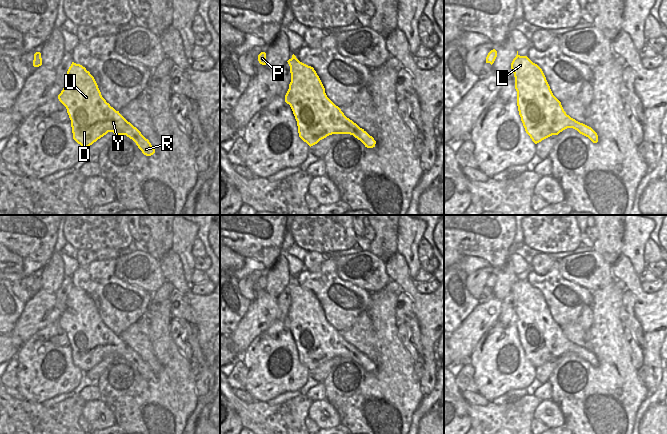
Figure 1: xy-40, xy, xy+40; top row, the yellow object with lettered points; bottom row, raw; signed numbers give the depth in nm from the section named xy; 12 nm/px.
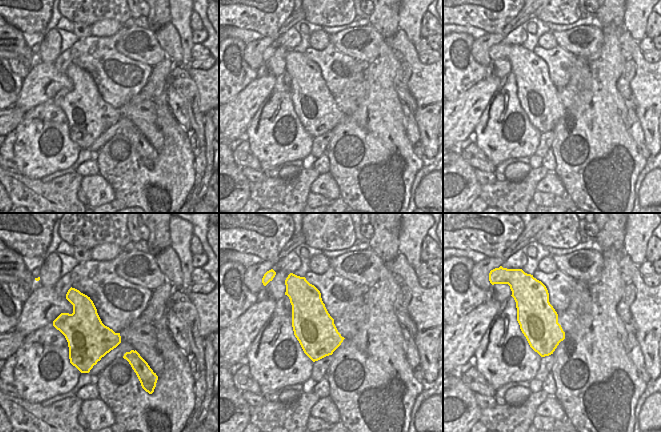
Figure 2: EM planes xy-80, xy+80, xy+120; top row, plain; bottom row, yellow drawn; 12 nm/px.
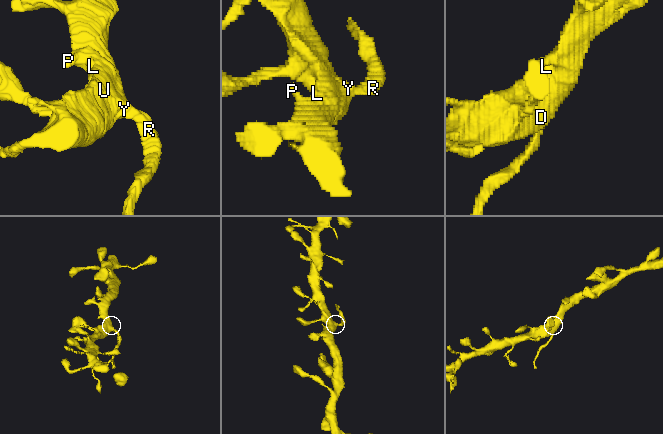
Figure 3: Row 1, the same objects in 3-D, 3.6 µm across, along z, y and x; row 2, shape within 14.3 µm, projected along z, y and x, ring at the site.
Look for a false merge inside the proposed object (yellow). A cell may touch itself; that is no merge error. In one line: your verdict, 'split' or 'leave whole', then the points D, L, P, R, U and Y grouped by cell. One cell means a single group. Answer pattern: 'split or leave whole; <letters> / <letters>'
split; D L P U Y / R

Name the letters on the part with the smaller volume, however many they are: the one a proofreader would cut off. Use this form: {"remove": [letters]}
{"remove": ["R"]}

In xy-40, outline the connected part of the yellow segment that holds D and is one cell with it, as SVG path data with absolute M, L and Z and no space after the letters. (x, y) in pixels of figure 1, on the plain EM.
M72 286L67 295L66 309L58 319L58 323L67 333L67 337L71 344L73 363L84 373L87 373L90 369L106 359L108 356L113 356L115 359L126 359L128 361L131 356L130 352L134 351L119 337L119 335L116 335L110 330L109 327L106 326L101 319L94 301L80 288Z

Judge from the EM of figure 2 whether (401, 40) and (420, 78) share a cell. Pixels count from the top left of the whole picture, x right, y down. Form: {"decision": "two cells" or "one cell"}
{"decision": "one cell"}

